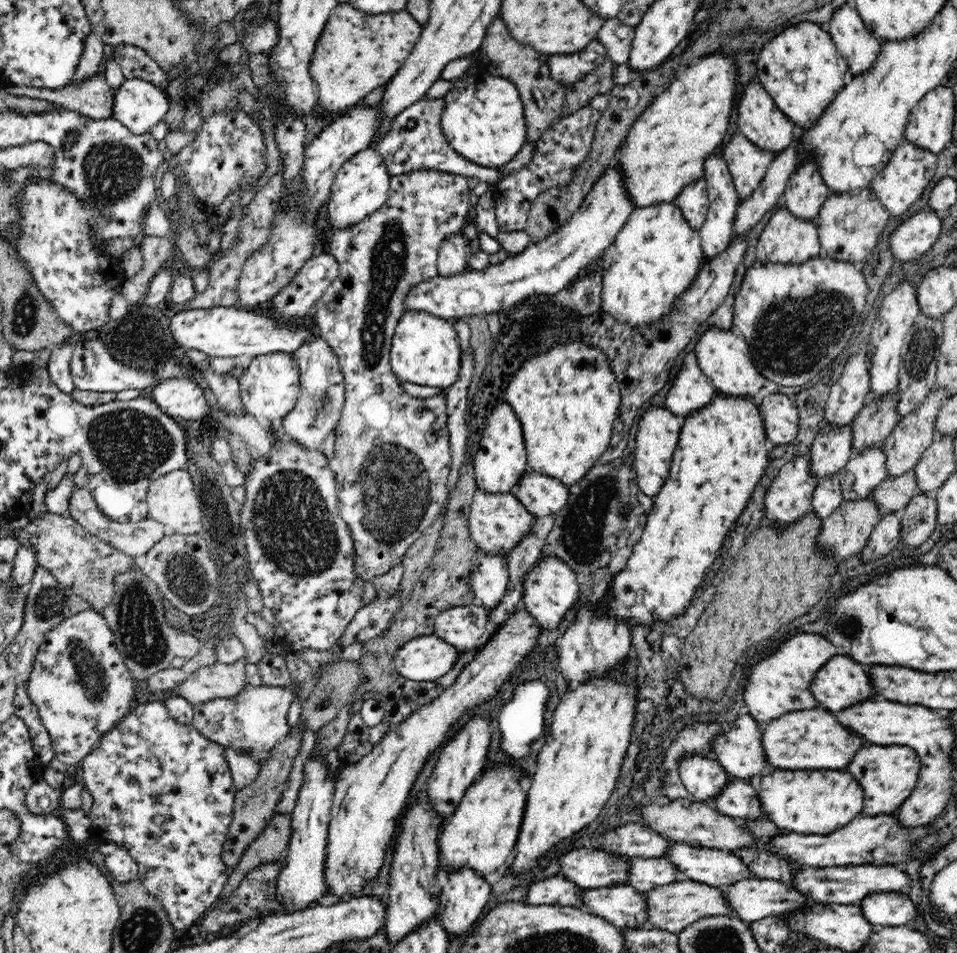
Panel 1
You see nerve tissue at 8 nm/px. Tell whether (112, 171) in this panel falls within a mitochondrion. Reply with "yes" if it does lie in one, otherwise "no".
yes

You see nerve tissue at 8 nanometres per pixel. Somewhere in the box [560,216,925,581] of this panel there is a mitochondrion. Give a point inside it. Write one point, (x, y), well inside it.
(793, 335)

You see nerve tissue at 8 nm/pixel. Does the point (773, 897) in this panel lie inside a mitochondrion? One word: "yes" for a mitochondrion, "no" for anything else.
no

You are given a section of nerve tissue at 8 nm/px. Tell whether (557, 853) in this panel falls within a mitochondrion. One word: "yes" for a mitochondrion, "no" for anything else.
no

